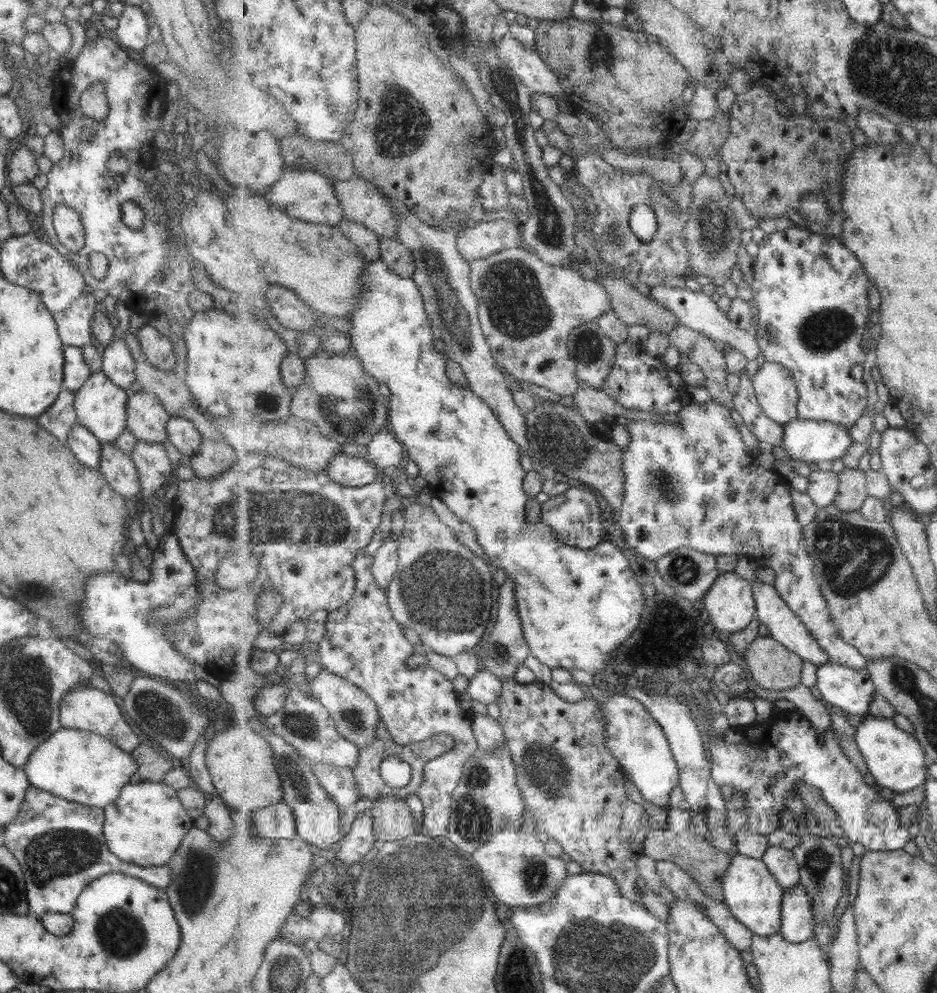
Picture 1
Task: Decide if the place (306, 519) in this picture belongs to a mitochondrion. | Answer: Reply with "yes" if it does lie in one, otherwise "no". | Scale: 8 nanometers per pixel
yes

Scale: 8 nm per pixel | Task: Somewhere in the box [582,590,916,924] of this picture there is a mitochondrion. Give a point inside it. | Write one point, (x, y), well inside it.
(817, 862)

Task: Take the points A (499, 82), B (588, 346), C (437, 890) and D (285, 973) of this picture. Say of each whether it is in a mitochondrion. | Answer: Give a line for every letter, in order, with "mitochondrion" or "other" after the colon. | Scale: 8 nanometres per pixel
A: mitochondrion
B: mitochondrion
C: mitochondrion
D: mitochondrion

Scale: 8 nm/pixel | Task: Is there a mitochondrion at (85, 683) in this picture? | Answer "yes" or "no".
no

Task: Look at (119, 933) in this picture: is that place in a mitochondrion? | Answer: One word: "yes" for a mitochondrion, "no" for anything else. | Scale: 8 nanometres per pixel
yes

